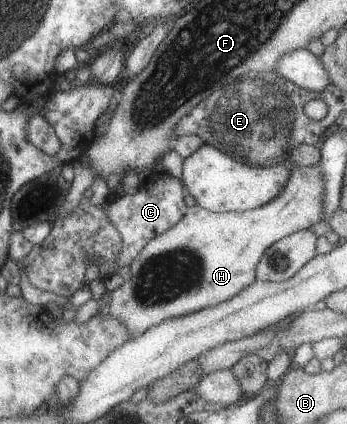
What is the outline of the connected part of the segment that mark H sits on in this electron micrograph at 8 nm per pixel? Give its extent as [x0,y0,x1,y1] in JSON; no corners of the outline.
[97,164,322,337]

